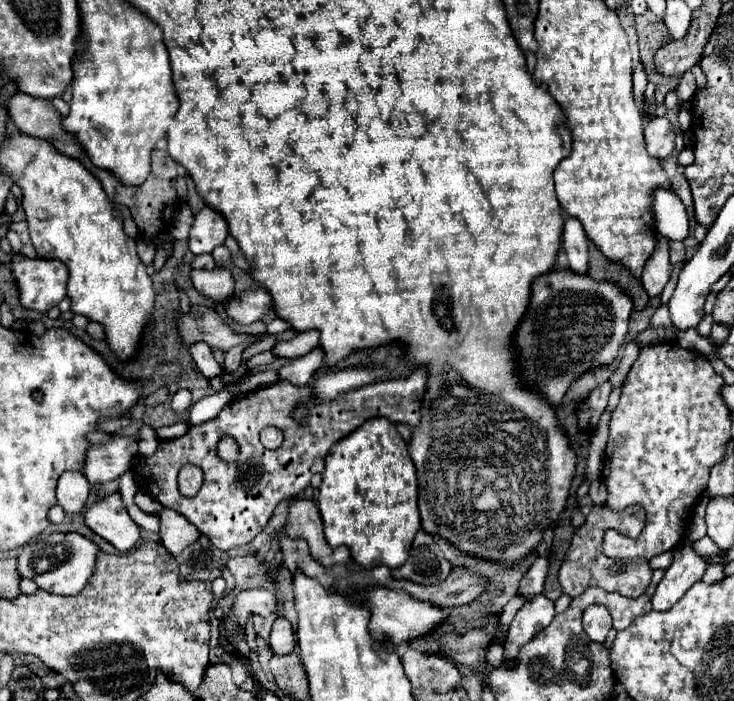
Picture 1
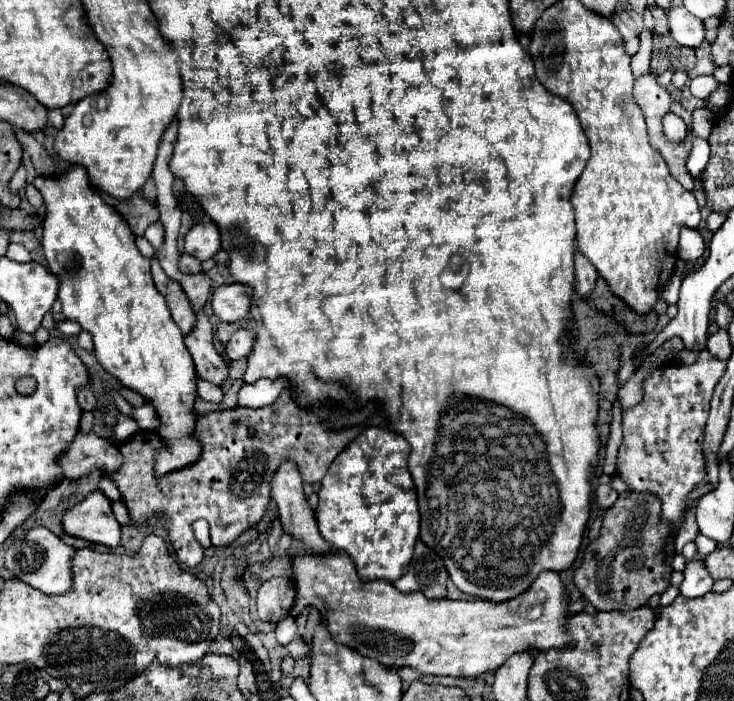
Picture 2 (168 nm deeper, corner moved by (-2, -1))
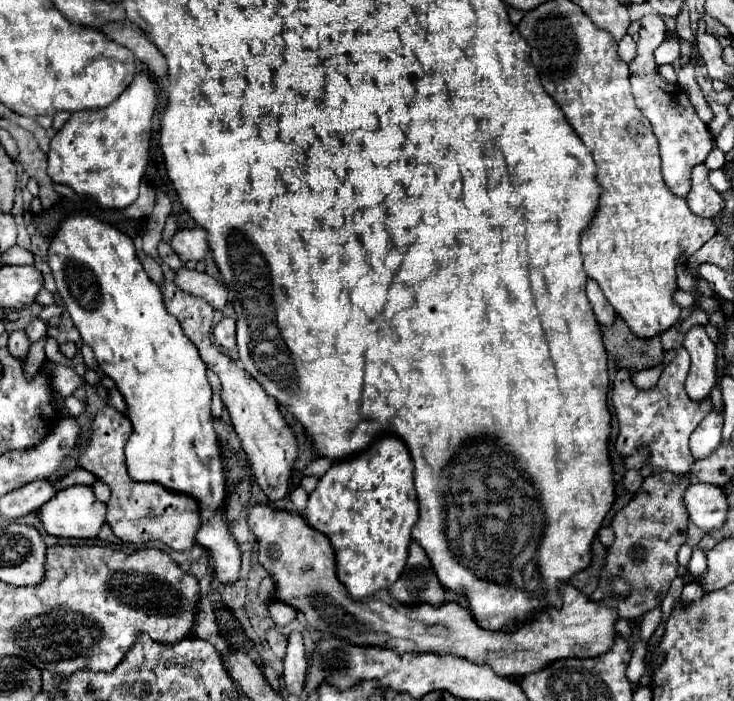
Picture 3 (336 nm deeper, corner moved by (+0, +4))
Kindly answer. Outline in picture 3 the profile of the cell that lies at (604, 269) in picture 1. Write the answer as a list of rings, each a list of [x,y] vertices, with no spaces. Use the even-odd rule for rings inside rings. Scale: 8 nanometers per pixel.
[[[621,316],[609,326],[601,324],[603,344],[609,358],[609,376],[613,378],[619,370],[645,370],[657,366],[663,358],[663,348],[659,336],[639,338],[635,336]]]

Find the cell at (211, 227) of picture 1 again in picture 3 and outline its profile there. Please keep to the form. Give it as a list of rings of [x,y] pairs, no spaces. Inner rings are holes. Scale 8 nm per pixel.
[[[201,226],[177,230],[177,234],[171,240],[171,248],[179,254],[179,258],[183,262],[187,262],[187,260],[203,260],[205,254],[209,252],[207,230],[201,228]]]

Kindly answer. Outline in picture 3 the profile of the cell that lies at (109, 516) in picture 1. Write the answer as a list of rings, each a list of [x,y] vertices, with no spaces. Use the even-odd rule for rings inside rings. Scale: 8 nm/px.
[[[69,486],[53,496],[47,504],[41,506],[39,516],[43,520],[43,526],[47,534],[59,536],[59,538],[97,538],[101,526],[105,524],[105,504],[99,502],[93,494],[91,486]]]

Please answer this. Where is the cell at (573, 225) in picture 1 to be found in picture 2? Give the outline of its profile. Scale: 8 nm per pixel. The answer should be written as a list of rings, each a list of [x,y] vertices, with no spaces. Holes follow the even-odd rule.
[[[577,253],[575,255],[575,279],[577,279],[575,289],[583,299],[587,299],[591,295],[591,291],[593,291],[593,287],[597,283],[597,277],[599,275],[597,275],[595,267],[581,253]]]

